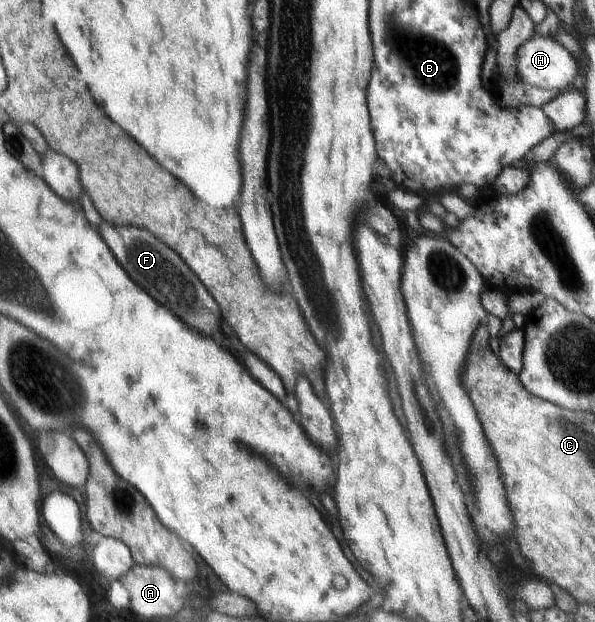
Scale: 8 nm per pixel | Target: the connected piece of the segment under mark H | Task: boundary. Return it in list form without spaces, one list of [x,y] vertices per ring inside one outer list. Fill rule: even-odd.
[[[532,35],[518,47],[517,53],[515,53],[517,80],[540,89],[570,89],[579,73],[578,59],[571,54],[560,42],[551,37]]]

